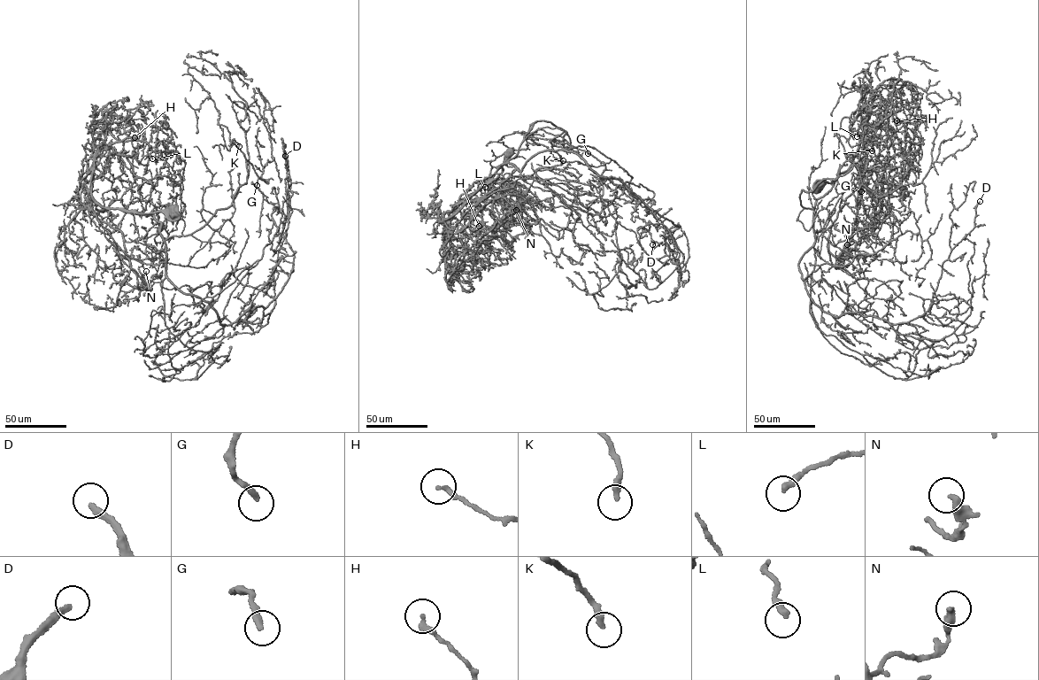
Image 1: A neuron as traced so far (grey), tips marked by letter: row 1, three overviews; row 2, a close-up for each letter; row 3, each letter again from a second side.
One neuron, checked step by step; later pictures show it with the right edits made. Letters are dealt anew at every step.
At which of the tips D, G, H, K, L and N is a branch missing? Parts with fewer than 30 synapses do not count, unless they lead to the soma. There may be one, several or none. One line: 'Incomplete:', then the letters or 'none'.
Incomplete: D, G

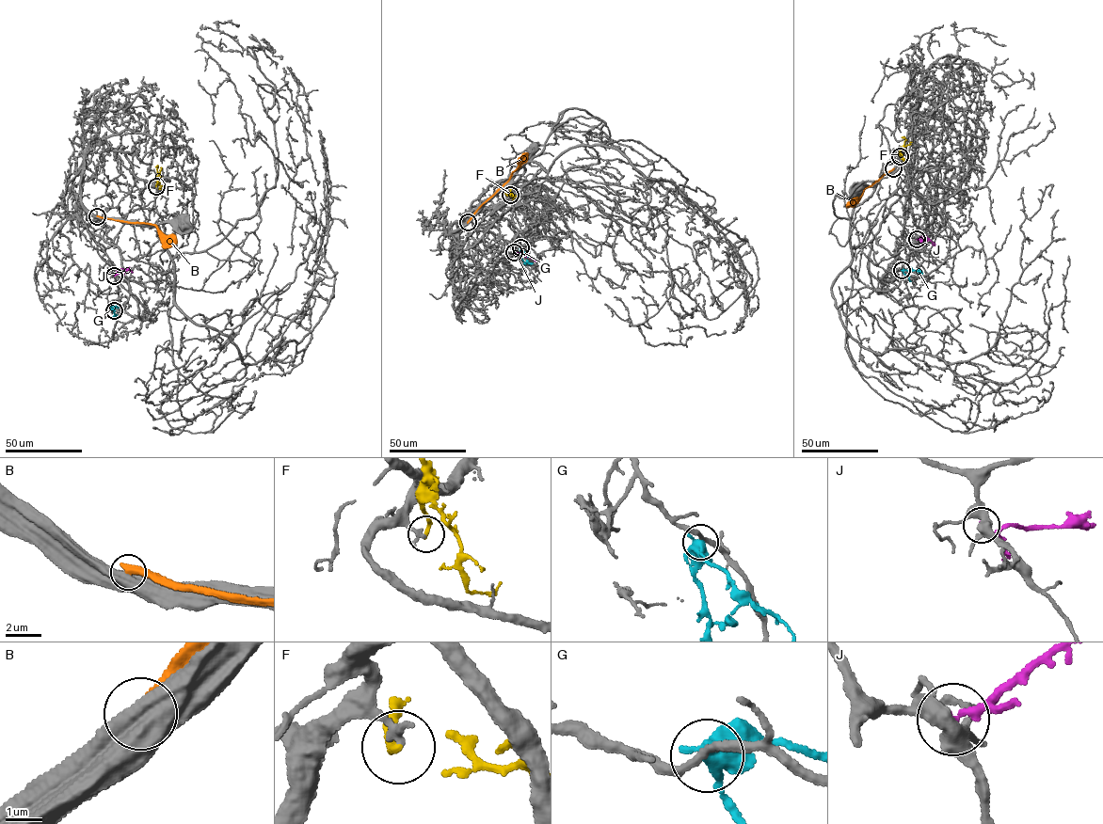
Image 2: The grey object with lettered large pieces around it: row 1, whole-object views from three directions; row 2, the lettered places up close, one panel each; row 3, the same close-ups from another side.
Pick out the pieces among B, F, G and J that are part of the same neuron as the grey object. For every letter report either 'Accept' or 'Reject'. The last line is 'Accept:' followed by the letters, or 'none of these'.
B: Reject
F: Reject
G: Reject
J: Reject
Accept: none of these

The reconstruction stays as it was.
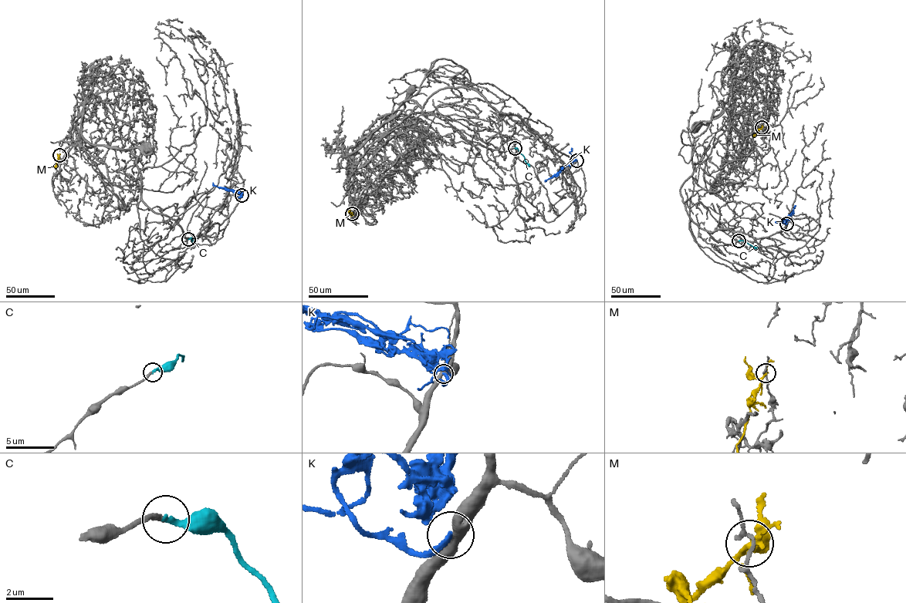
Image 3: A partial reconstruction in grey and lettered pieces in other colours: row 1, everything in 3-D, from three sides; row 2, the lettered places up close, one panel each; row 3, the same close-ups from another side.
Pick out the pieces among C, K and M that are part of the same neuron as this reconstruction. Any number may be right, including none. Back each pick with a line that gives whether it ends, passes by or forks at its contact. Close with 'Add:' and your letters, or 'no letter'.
C: it ends
Add: C

